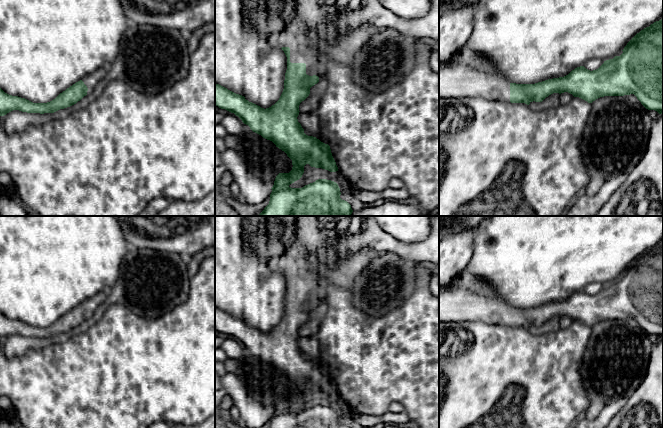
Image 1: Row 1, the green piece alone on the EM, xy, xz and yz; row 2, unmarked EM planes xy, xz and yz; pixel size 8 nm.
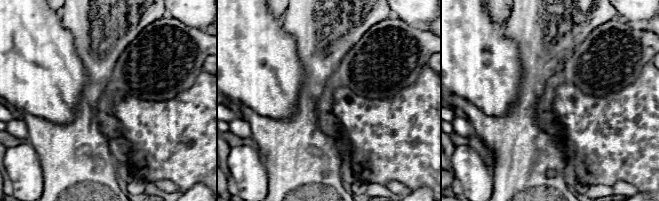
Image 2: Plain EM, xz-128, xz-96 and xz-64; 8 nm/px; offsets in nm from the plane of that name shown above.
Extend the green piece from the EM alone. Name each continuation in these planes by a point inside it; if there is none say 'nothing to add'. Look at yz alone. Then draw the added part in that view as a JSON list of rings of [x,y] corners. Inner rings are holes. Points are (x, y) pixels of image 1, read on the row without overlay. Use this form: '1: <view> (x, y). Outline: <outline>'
1: yz (466, 299). Outline: [[[465,269],[453,278],[449,288],[439,292],[439,324],[481,321],[510,325],[510,307],[490,287],[482,286],[478,278]]]

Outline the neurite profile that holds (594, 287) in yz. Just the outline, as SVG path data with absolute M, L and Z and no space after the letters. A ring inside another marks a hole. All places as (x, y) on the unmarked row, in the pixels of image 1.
M592 282L585 286L583 290L588 294L593 295L598 293L603 287L604 285L599 282Z

